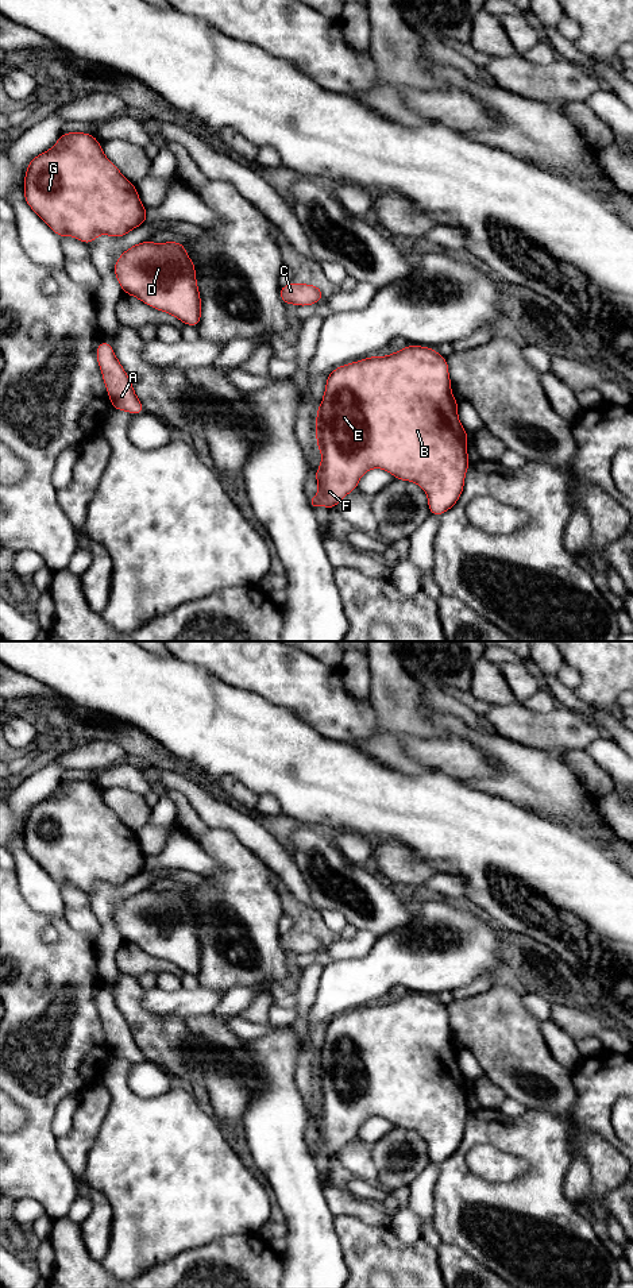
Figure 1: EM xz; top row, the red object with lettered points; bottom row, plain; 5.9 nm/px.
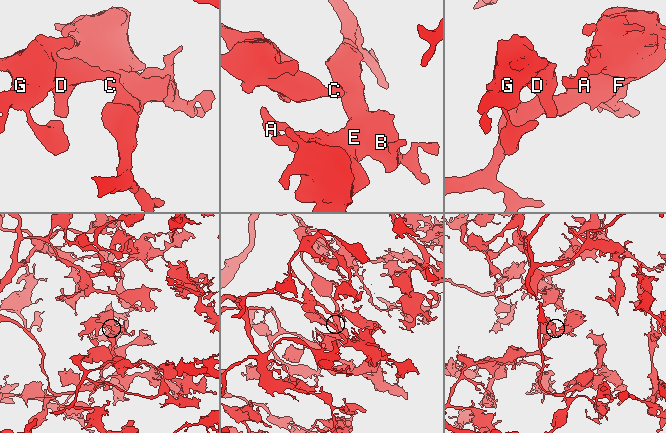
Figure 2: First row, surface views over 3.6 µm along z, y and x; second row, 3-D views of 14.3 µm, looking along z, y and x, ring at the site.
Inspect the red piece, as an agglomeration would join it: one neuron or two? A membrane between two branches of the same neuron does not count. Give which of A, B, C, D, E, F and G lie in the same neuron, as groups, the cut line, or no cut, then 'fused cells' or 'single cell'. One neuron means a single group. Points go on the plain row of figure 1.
A B C D E F G | no cut | single cell

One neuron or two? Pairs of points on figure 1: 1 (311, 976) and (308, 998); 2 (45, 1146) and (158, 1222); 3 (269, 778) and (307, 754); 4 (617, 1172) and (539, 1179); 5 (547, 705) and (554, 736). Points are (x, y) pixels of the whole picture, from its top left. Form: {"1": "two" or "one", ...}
{"1": "one", "2": "two", "3": "one", "4": "two", "5": "two"}

